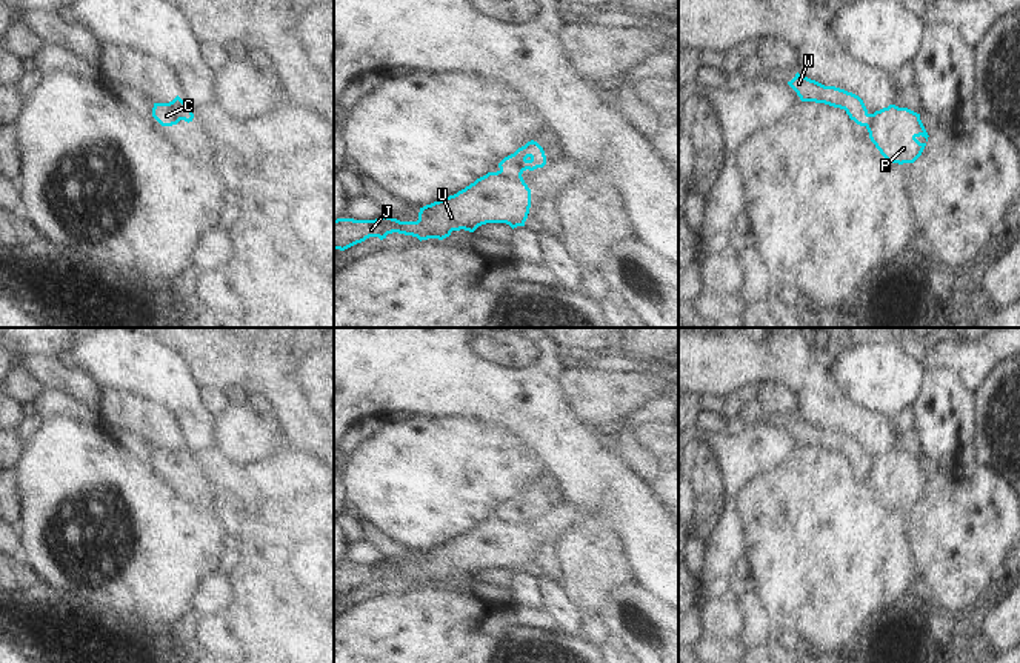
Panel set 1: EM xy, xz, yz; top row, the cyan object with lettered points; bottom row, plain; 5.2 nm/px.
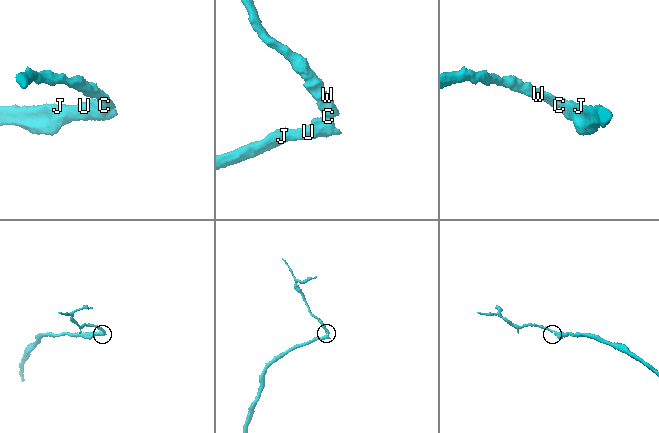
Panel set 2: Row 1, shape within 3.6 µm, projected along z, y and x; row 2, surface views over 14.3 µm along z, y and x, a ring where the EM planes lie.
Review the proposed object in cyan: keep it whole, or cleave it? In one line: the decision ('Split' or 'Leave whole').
Split.

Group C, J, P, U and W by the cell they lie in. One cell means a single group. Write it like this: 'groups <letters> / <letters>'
groups C W / J P U

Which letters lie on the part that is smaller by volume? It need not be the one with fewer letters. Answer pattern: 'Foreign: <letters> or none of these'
Foreign: C, W

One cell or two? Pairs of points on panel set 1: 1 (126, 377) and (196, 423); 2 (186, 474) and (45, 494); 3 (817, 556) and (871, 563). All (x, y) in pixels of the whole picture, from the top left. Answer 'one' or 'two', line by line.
1: one
2: two
3: one

